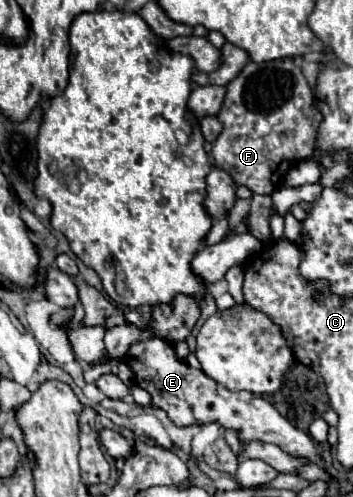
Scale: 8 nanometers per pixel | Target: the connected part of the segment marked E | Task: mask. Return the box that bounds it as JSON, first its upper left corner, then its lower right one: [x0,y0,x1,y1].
[126,338,326,470]

